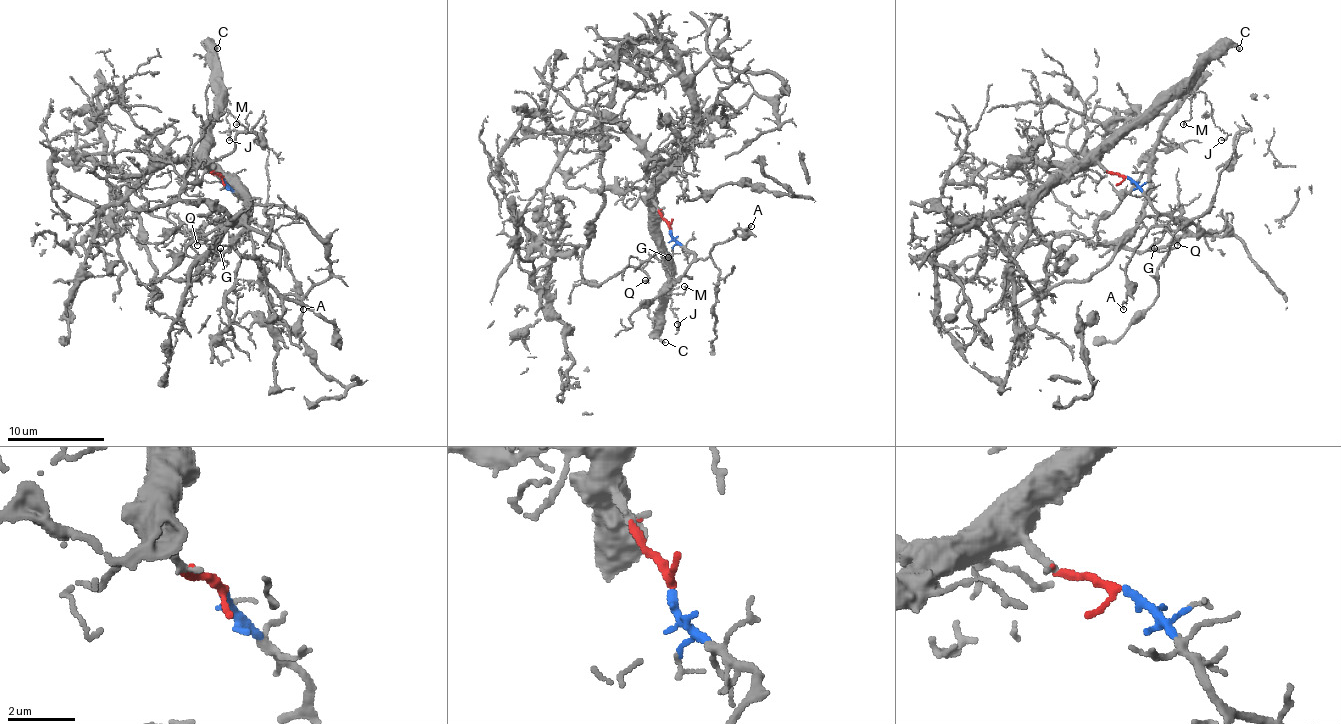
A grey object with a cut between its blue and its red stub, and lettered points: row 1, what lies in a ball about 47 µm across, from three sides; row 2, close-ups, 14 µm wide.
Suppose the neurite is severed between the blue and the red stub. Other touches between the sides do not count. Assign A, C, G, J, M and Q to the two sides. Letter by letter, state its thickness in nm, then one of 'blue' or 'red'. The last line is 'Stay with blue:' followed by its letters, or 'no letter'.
A: 140 nm | blue
C: 150 nm | red
G: 140 nm | red
J: 130 nm | red
M: 130 nm | red
Q: 150 nm | red
Stay with blue: A

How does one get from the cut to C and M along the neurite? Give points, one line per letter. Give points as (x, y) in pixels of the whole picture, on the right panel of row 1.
C: (1126, 176), (1112, 173), (1100, 156), (1129, 132), (1141, 127), (1209, 59), (1219, 59), (1231, 46), (1239, 49)
M: (1126, 176), (1112, 173), (1100, 161), (1129, 132), (1187, 93), (1190, 117), (1182, 124)

